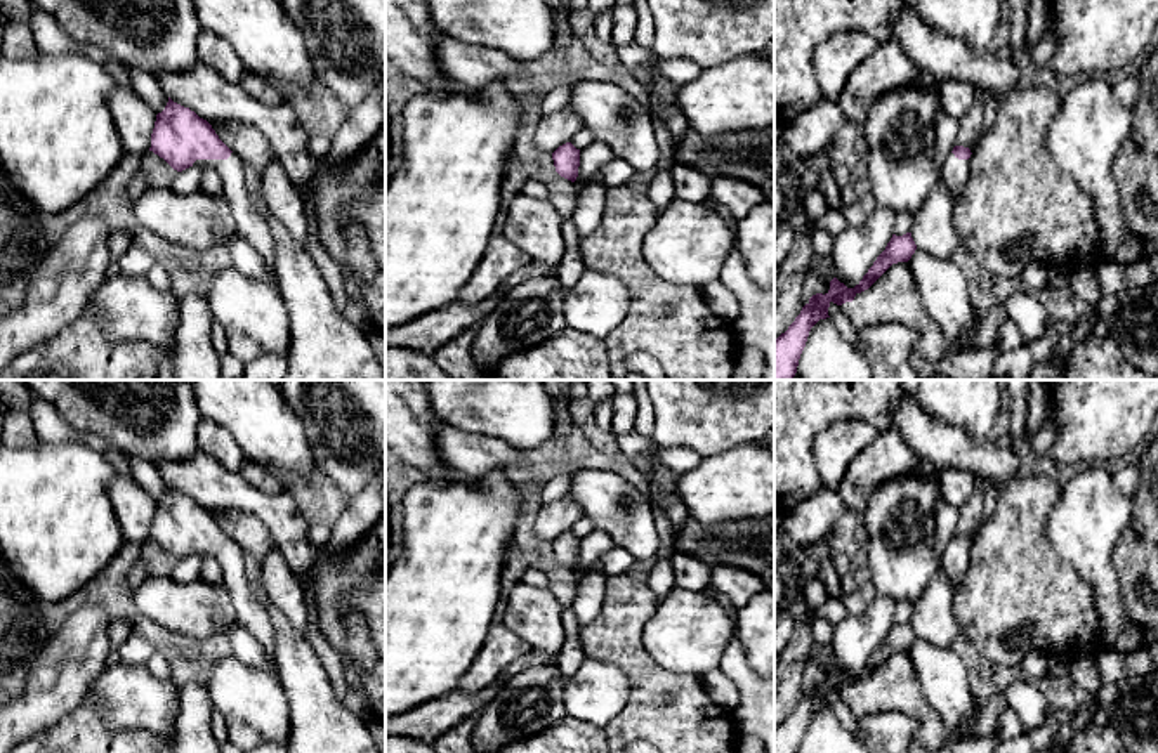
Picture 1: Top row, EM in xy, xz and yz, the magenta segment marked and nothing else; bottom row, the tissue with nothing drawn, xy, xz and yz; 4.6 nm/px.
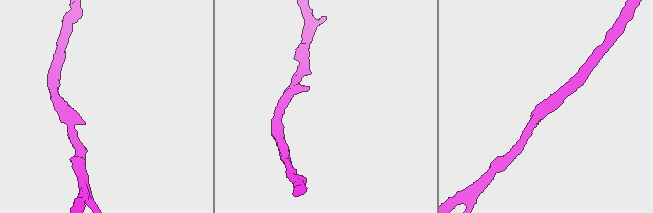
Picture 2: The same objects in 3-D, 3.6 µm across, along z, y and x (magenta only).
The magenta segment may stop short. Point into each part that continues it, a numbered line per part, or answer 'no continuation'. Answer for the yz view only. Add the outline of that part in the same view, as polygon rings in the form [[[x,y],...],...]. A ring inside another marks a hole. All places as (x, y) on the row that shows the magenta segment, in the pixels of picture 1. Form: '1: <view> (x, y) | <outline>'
1: yz (955, 172) | [[[950,153],[943,165],[941,165],[941,180],[948,186],[951,191],[955,203],[960,200],[965,182],[970,174],[970,158],[969,160],[958,160],[953,153]]]

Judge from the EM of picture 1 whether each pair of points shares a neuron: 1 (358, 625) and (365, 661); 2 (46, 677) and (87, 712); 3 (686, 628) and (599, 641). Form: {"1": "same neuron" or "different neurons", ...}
{"1": "same neuron", "2": "different neurons", "3": "different neurons"}

